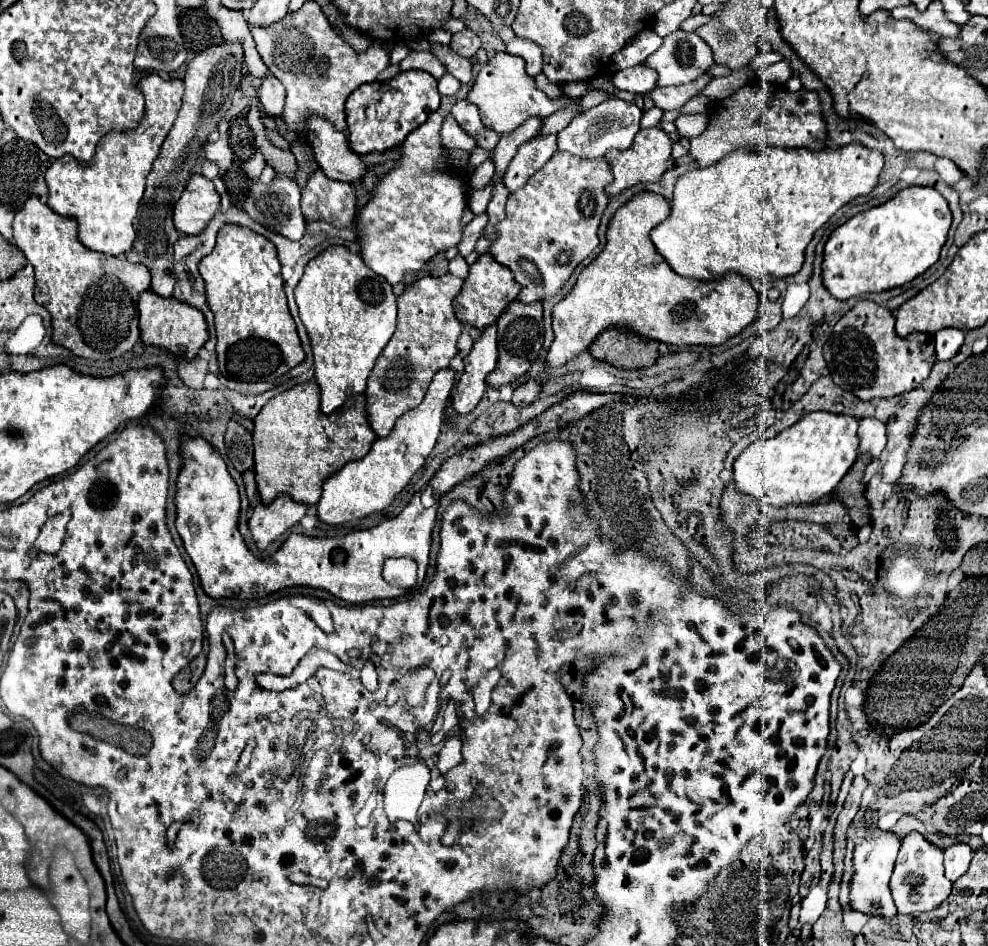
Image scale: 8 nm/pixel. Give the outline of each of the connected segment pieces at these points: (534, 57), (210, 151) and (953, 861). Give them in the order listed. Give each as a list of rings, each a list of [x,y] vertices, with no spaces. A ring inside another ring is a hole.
[[[514,37],[512,41],[506,43],[506,51],[510,55],[518,55],[526,61],[526,73],[528,75],[538,75],[542,69],[542,51],[536,47],[536,43],[524,39],[524,37]]]
[[[228,135],[220,137],[216,143],[204,143],[202,145],[202,151],[206,155],[206,159],[210,161],[216,161],[220,165],[220,169],[228,169],[230,163],[232,163],[232,149],[228,145]]]
[[[954,843],[944,849],[944,867],[952,883],[966,873],[970,859],[972,859],[972,849],[966,843]]]

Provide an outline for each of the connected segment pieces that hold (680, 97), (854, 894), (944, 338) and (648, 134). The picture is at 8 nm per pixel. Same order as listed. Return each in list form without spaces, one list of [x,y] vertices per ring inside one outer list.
[[[704,73],[700,79],[696,79],[696,83],[690,83],[690,87],[666,87],[666,89],[656,87],[646,97],[650,97],[654,101],[654,105],[660,107],[662,111],[680,109],[688,99],[692,99],[700,89],[704,89],[704,85],[711,79],[712,77],[708,73]]]
[[[870,809],[860,825],[860,843],[854,849],[854,875],[852,875],[850,903],[856,911],[862,911],[866,915],[892,917],[892,915],[896,915],[896,905],[894,905],[888,883],[890,883],[890,875],[894,869],[894,861],[896,861],[902,837],[894,831],[886,831],[886,829],[878,827],[876,823],[872,823],[870,817],[876,813],[878,811]]]
[[[946,327],[934,333],[934,343],[936,343],[936,357],[942,361],[952,359],[958,349],[964,343],[964,331],[958,331],[956,327]]]
[[[650,127],[650,129],[640,129],[632,147],[626,151],[608,151],[606,159],[612,167],[612,183],[606,185],[606,191],[610,197],[618,195],[620,191],[636,185],[636,183],[656,183],[662,173],[668,169],[668,159],[672,153],[672,141],[670,137],[660,129],[660,127]]]

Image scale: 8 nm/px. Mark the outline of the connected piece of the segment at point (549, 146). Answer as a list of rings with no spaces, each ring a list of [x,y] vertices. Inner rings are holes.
[[[556,133],[554,135],[538,135],[526,143],[522,143],[514,155],[514,159],[506,167],[504,183],[510,191],[516,191],[526,183],[526,179],[536,173],[554,153],[556,153]]]

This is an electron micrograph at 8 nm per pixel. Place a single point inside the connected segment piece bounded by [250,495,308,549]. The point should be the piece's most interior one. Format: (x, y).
(267, 522)

